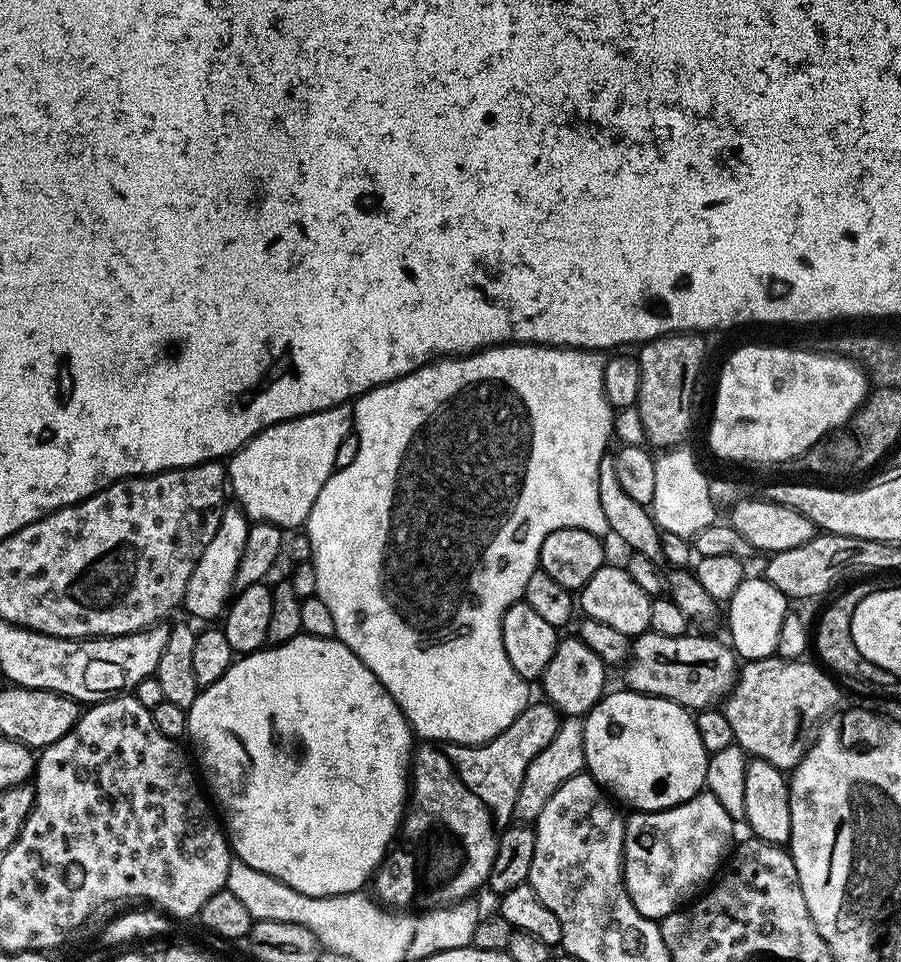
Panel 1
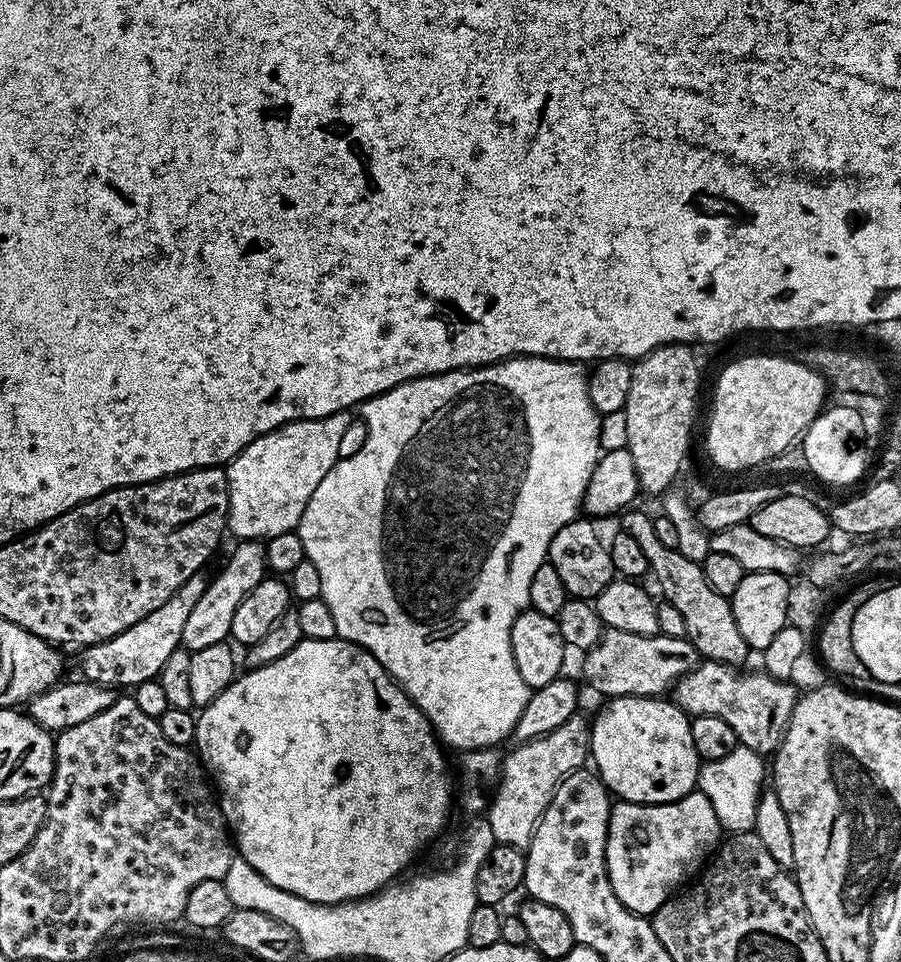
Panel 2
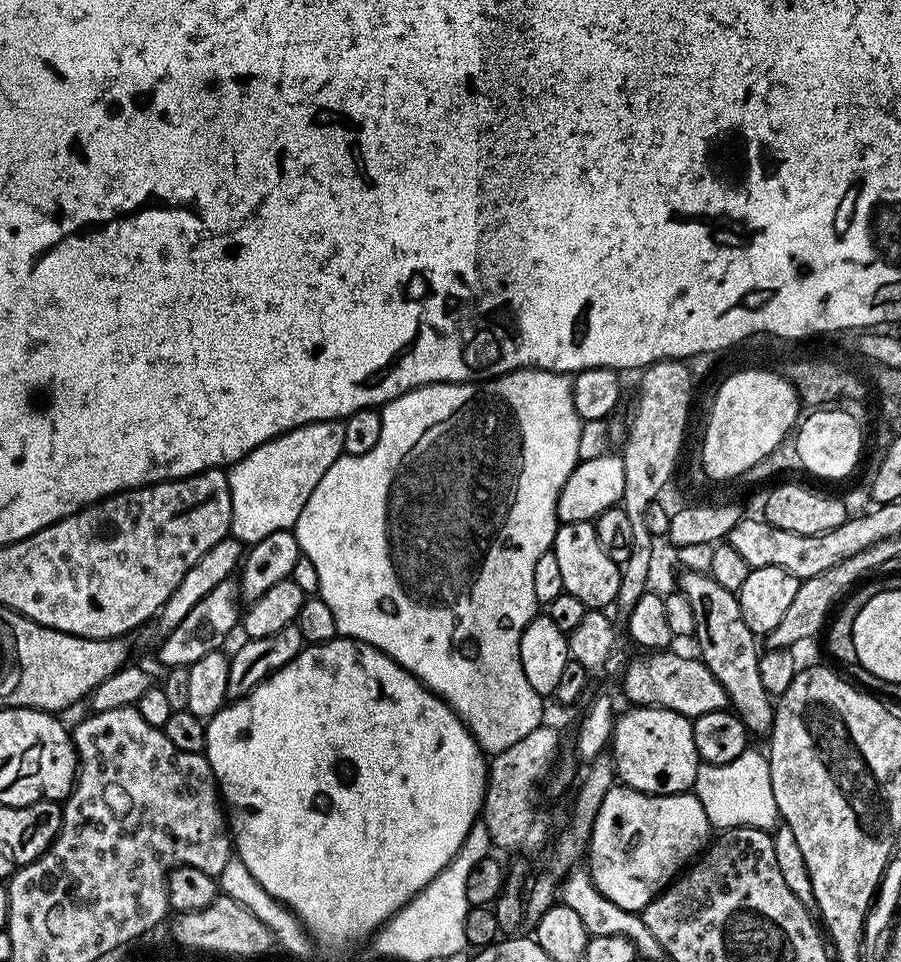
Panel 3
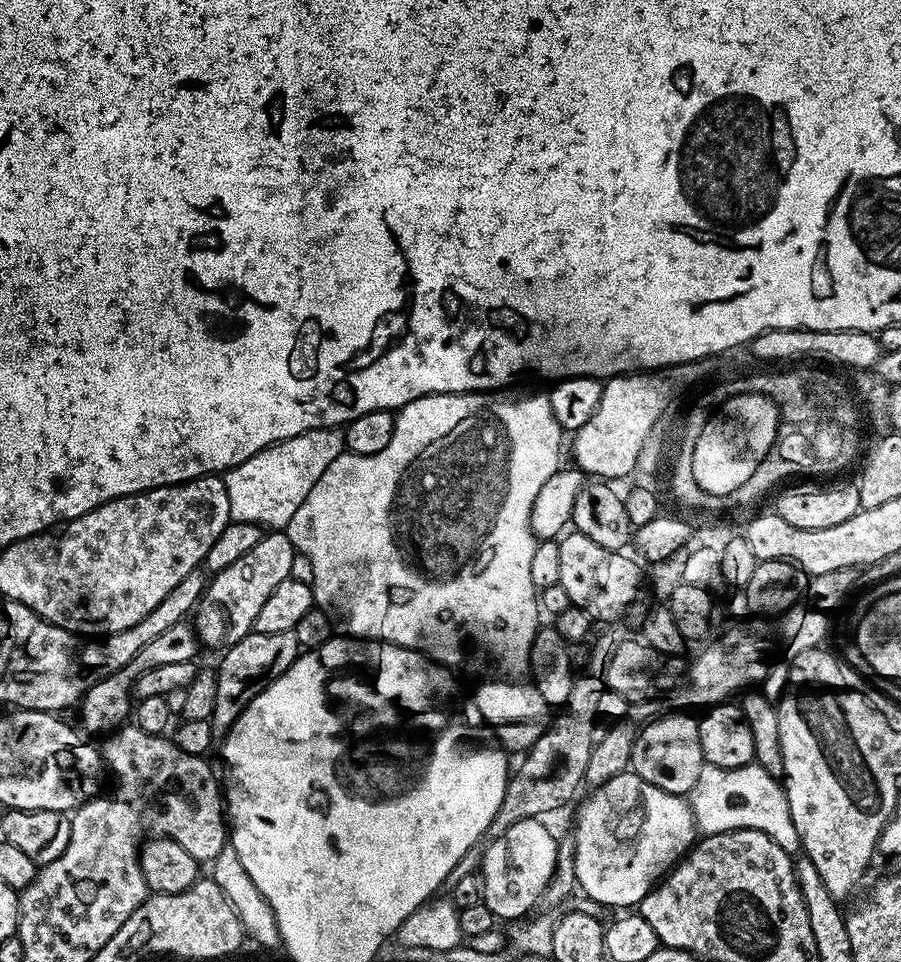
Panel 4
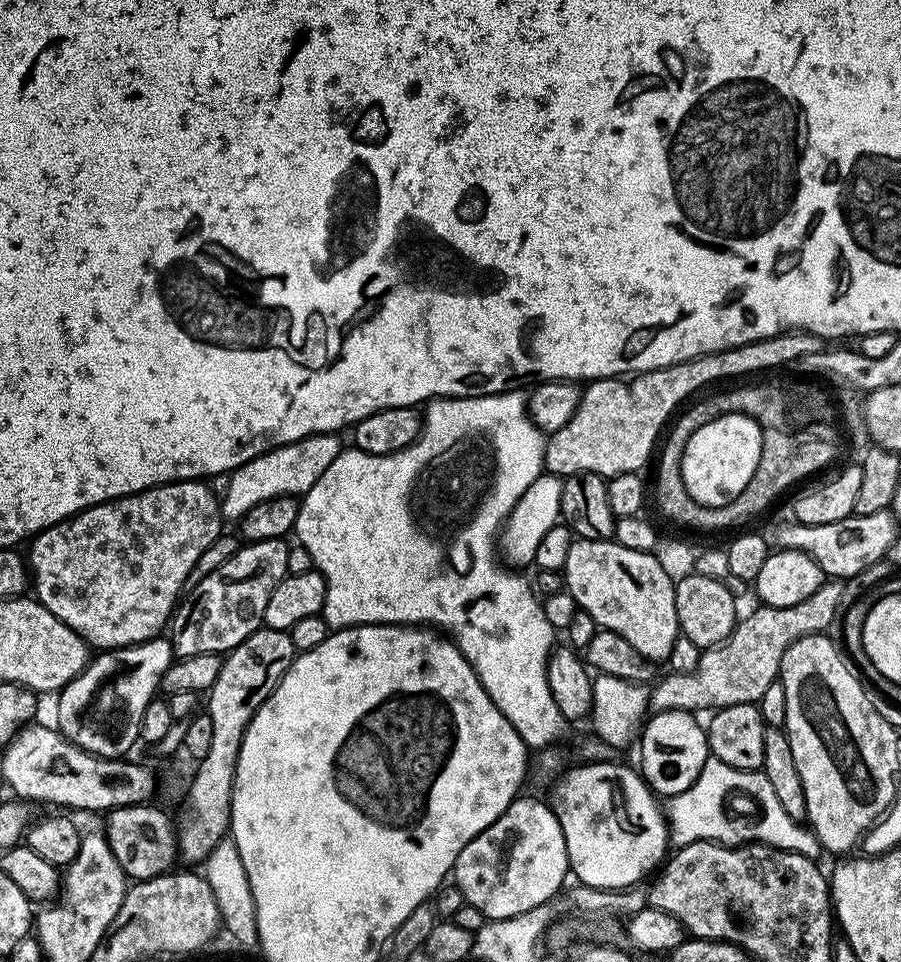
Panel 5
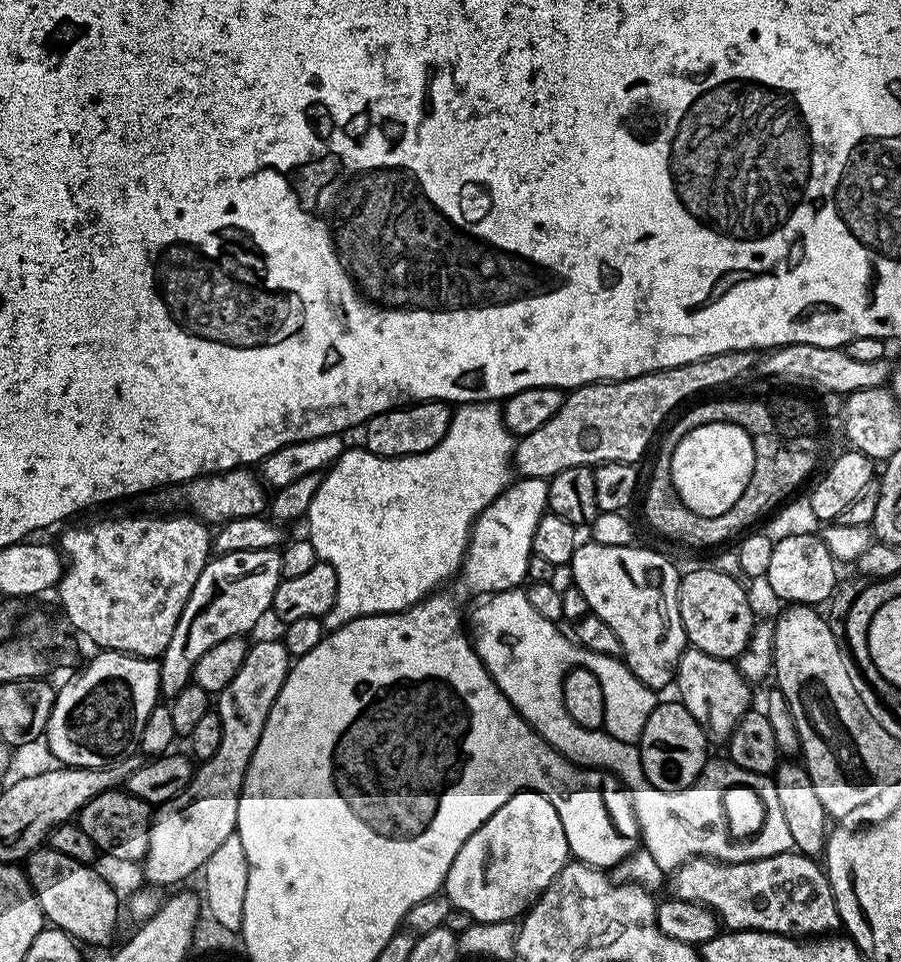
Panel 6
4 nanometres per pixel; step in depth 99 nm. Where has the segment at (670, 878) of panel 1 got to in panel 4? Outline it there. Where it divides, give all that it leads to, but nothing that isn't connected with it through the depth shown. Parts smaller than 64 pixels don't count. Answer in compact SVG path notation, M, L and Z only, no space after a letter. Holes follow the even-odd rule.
M631 770L610 778L605 784L595 785L589 792L592 793L581 802L576 812L576 883L587 899L605 909L631 909L628 907L639 905L657 881L679 864L688 855L688 849L696 843L698 829L696 819L692 817L692 805L684 796L662 790Z

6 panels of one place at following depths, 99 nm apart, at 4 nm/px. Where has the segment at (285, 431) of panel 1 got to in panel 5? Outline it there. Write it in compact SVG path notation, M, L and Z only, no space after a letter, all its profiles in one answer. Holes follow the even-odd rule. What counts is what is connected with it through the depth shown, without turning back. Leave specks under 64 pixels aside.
M318 432L301 440L271 448L250 462L238 466L227 477L228 485L222 492L222 516L225 521L239 521L245 512L249 512L258 502L266 502L279 496L303 497L310 491L314 482L330 470L330 462L338 458L342 451L341 437L331 432Z

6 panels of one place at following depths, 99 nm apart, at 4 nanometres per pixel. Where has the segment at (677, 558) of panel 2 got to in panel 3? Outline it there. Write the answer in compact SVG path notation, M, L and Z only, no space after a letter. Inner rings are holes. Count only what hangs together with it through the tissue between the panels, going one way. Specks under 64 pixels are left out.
M684 570L681 573L678 591L694 609L694 643L700 647L699 659L712 671L714 678L718 678L728 695L731 711L748 727L749 733L753 737L767 737L771 733L776 710L773 697L768 695L766 686L762 686L762 678L758 674L761 649L756 648L758 638L750 626L746 626L746 618L742 618L739 595L718 586L707 572Z

